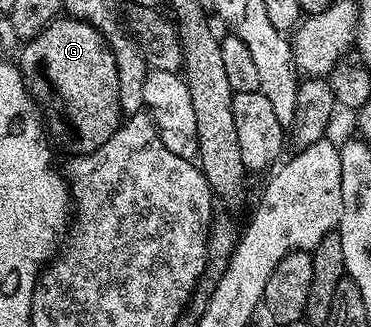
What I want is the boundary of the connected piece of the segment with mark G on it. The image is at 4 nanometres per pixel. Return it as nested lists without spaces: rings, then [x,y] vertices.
[[[59,17],[53,19],[34,39],[25,40],[21,51],[22,56],[16,59],[17,66],[22,72],[22,78],[26,80],[26,88],[30,91],[31,97],[40,104],[41,110],[44,112],[44,123],[48,128],[49,134],[53,138],[55,135],[68,150],[78,151],[74,153],[77,153],[79,156],[87,155],[96,149],[100,149],[100,145],[104,145],[104,141],[108,141],[108,137],[112,137],[112,133],[116,133],[116,129],[124,119],[124,112],[120,105],[120,73],[116,73],[116,57],[112,57],[112,49],[108,45],[108,41],[104,41],[102,34],[92,25],[88,25],[84,21],[69,17]]]

